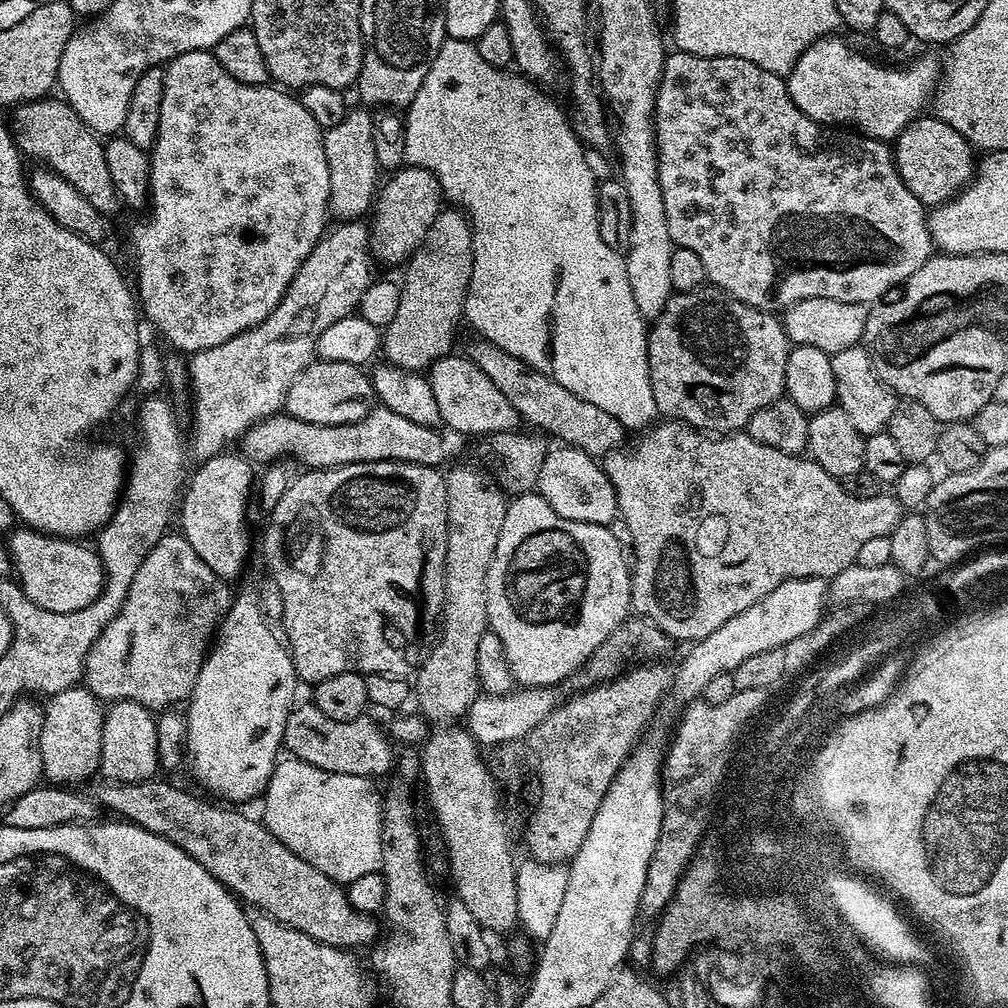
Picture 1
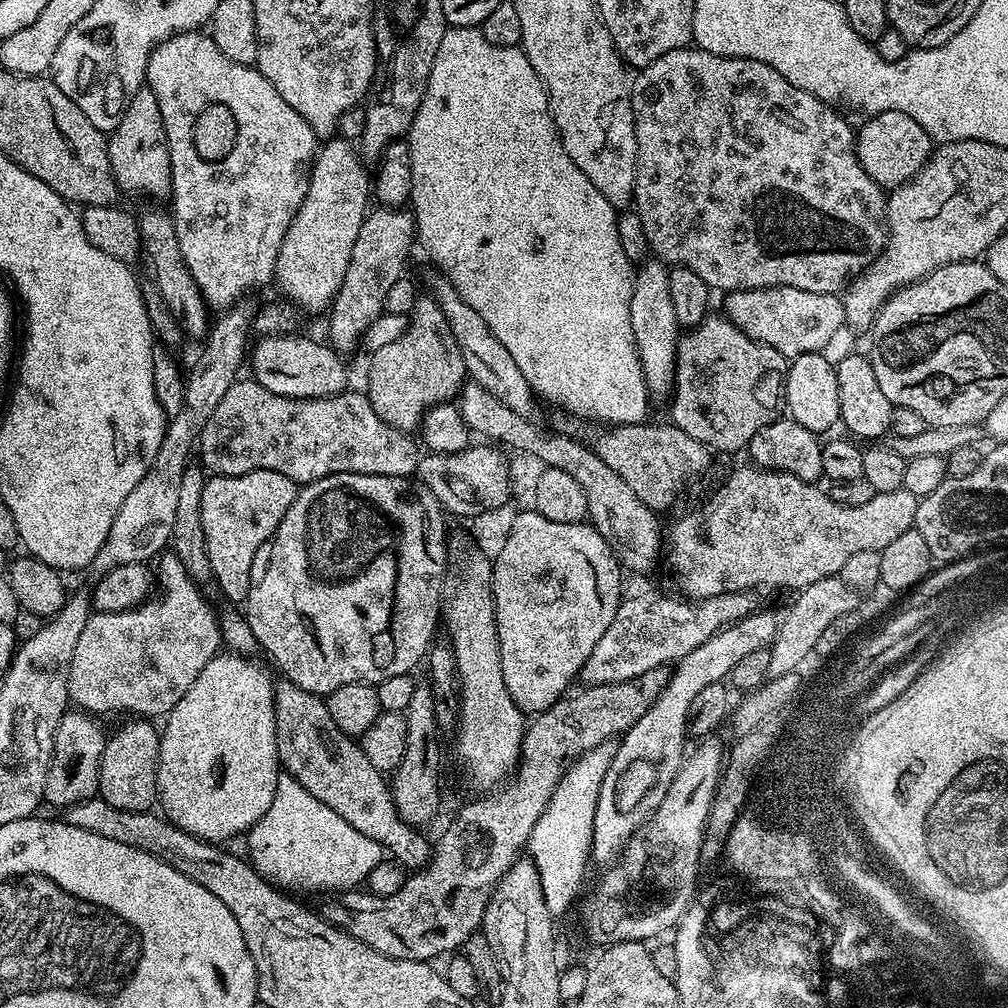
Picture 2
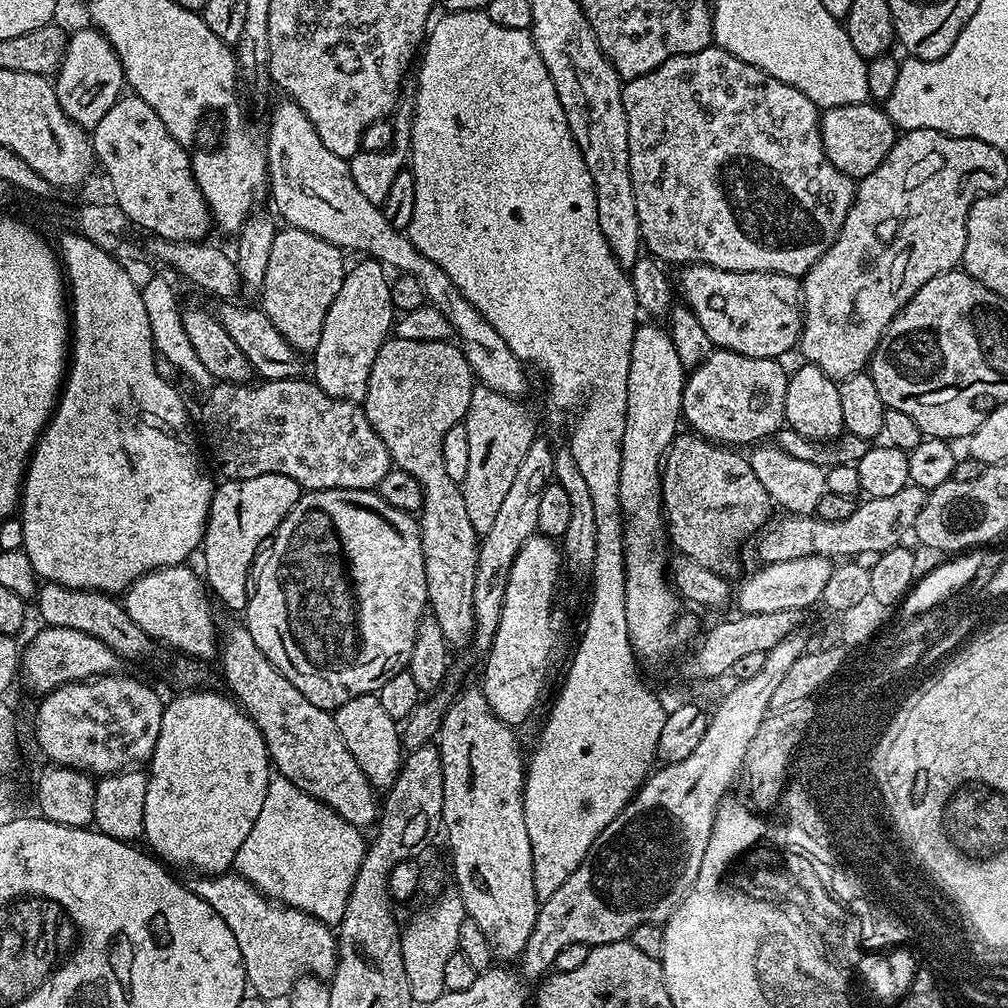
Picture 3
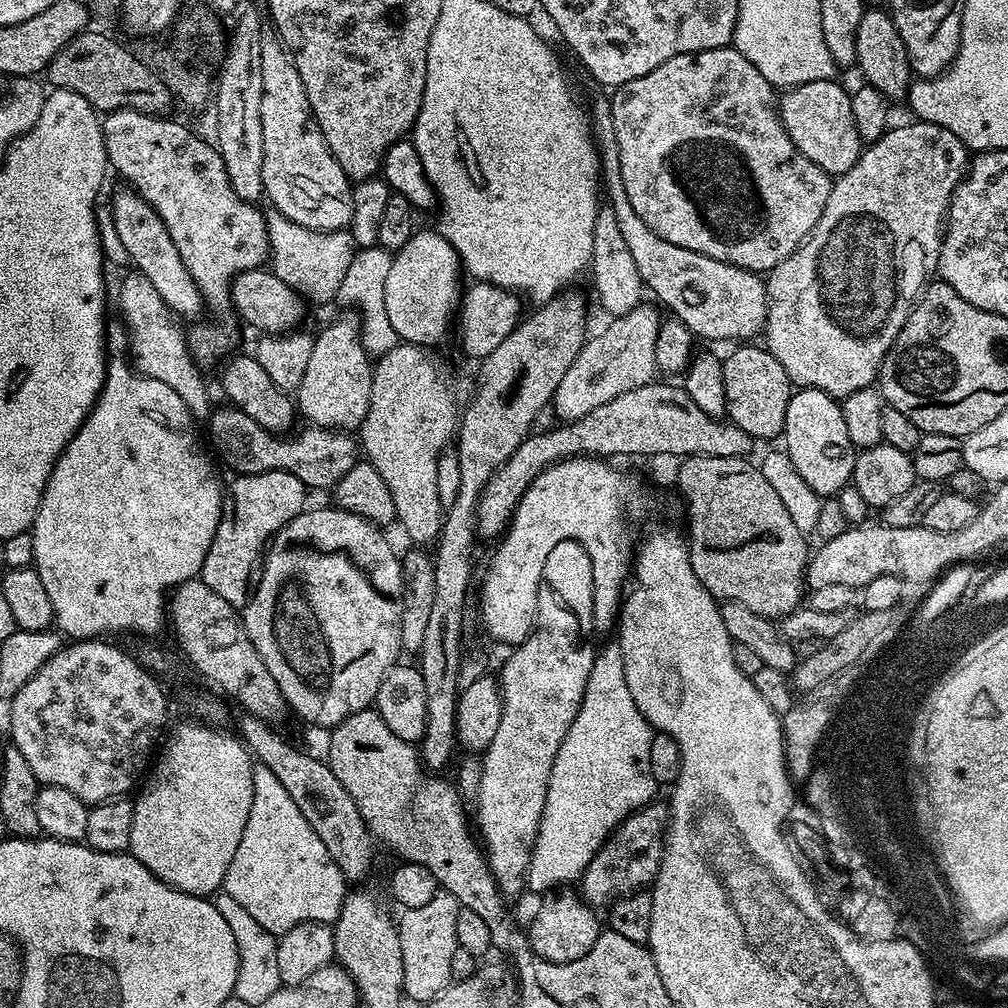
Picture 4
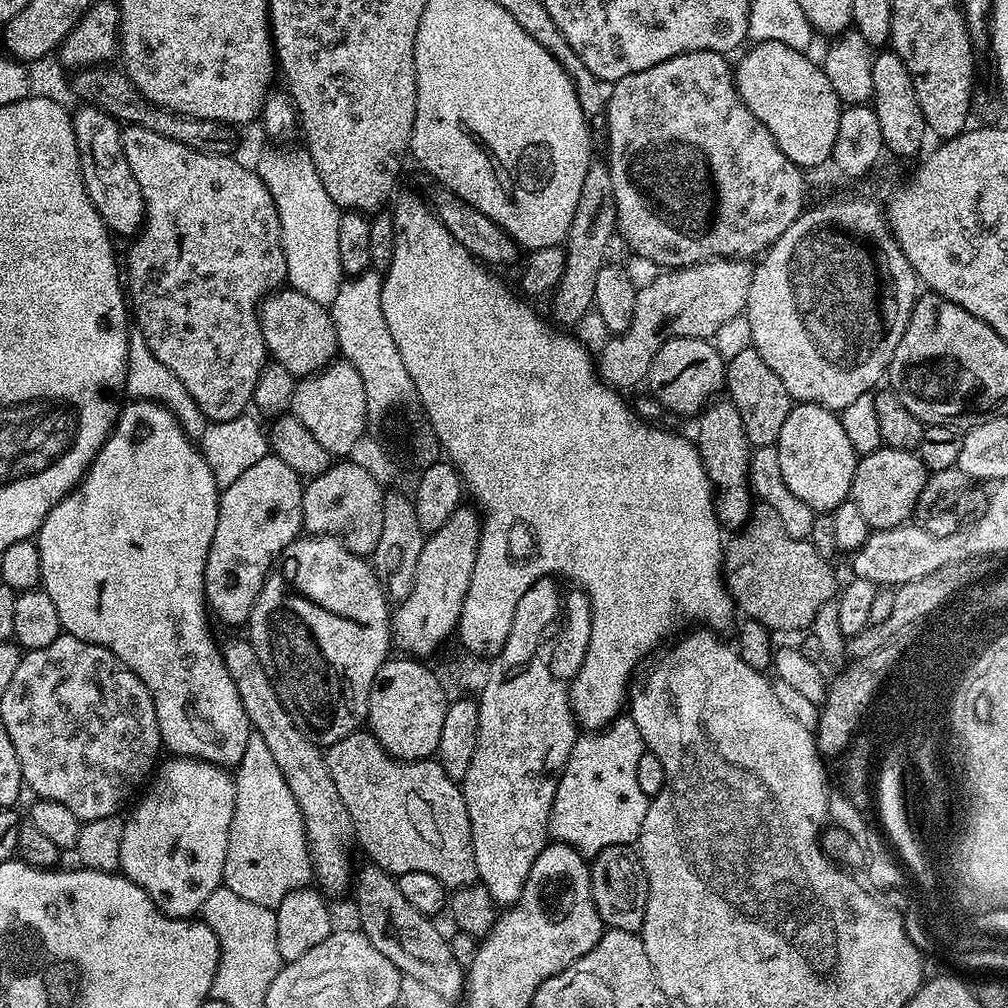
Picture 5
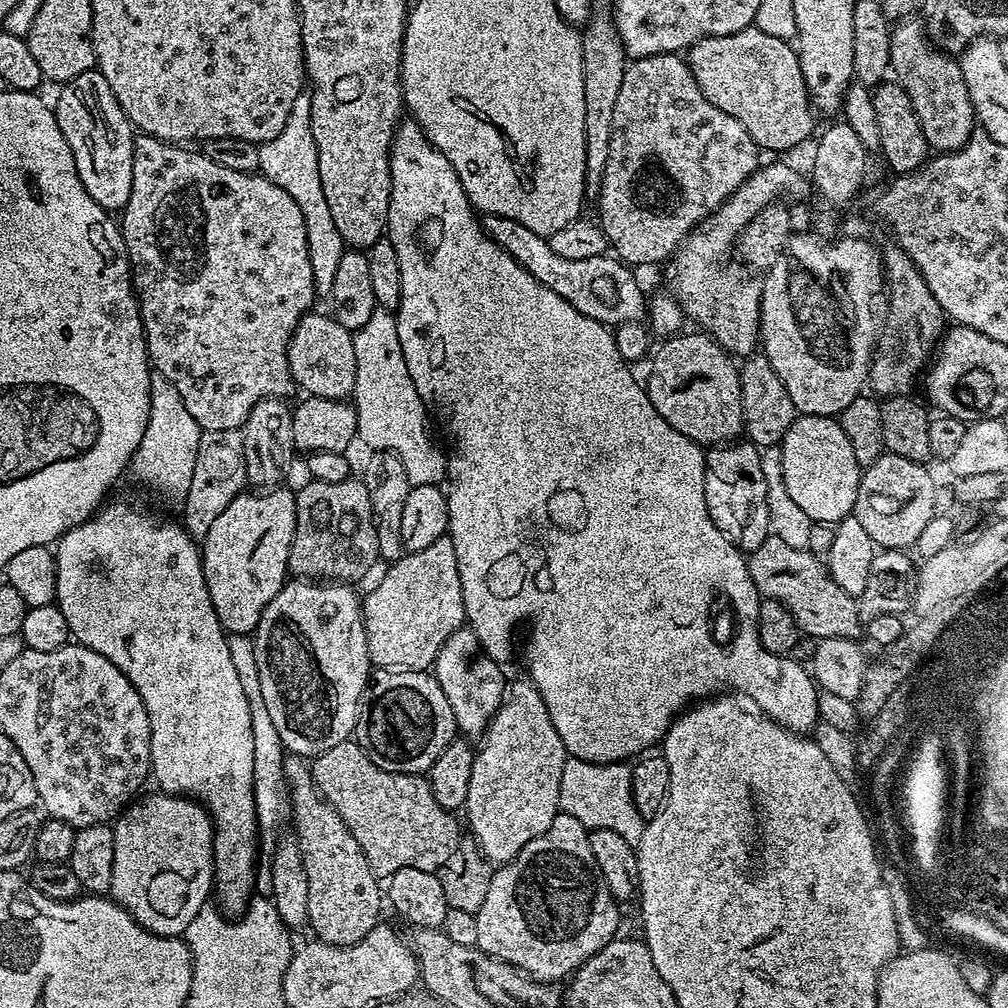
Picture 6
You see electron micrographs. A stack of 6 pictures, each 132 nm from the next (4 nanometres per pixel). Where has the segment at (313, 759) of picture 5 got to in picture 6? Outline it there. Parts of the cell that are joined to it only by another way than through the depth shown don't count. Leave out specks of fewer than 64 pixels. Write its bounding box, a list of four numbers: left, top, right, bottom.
[284,754,382,946]

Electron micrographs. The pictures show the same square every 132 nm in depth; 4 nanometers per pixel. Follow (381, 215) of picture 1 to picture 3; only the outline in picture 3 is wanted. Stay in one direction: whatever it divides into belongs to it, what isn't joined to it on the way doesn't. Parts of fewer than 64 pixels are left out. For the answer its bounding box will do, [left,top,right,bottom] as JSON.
[310,258,394,401]

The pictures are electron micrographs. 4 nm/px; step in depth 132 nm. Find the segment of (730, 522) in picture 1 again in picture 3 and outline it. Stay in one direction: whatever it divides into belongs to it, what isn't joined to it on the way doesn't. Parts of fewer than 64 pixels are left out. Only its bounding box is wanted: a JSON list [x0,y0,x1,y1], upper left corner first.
[755,482,925,564]

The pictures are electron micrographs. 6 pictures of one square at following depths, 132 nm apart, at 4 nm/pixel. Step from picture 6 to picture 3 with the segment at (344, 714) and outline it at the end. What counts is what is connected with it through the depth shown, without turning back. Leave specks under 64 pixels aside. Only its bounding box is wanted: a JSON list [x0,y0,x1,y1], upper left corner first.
[242,488,428,710]

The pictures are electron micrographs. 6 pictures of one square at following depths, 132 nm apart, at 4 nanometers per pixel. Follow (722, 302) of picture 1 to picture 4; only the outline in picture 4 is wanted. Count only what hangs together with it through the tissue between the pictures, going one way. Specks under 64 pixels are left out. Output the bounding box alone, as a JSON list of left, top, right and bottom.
[723,346,794,441]

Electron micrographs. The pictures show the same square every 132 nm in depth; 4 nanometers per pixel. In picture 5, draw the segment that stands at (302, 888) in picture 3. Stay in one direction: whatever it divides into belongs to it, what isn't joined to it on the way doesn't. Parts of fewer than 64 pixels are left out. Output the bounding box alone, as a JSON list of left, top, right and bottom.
[223,733,313,909]

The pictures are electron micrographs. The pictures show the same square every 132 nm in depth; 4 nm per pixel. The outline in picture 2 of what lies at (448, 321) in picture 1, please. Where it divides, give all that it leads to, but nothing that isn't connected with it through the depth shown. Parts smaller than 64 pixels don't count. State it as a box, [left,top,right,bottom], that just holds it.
[366,294,466,434]

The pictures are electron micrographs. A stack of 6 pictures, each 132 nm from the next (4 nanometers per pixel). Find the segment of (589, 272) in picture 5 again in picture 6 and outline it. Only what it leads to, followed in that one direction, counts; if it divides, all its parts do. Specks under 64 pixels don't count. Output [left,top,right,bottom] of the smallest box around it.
[582,15,630,198]

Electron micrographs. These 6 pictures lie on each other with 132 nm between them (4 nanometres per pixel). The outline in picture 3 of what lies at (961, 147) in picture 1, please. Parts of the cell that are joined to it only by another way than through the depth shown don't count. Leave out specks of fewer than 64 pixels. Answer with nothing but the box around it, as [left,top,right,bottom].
[820,102,898,182]

